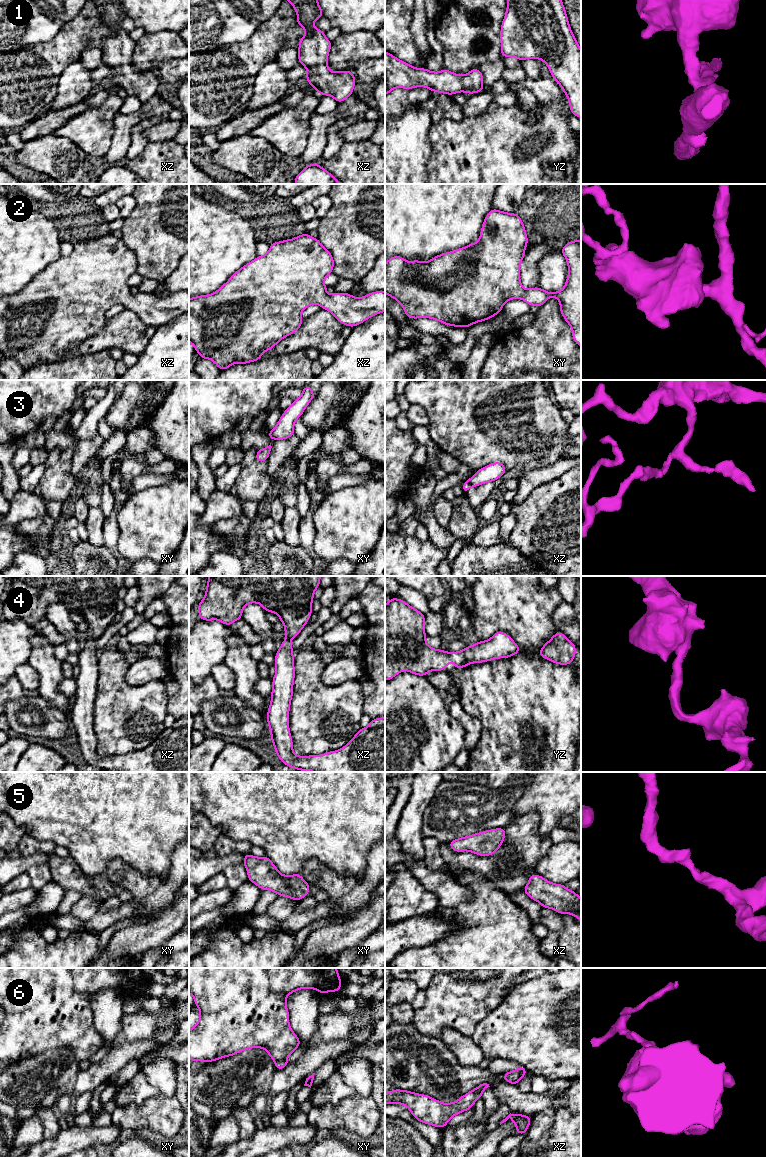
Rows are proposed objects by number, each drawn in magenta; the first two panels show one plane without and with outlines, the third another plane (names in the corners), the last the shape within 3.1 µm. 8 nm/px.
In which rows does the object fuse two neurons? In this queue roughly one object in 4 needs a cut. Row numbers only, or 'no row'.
3, 6

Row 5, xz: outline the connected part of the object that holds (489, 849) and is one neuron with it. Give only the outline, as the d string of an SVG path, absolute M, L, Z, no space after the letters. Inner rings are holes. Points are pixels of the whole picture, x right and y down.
M501 827L457 838L448 844L455 852L469 851L478 856L491 856L502 846L505 836L505 828Z

